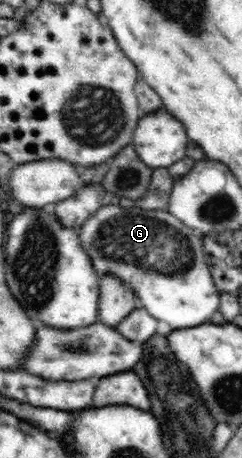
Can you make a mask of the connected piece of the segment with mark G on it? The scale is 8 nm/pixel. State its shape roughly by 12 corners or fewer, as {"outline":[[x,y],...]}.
{"outline":[[106,203],[80,227],[98,277],[174,329],[221,294],[203,238],[165,209]]}

